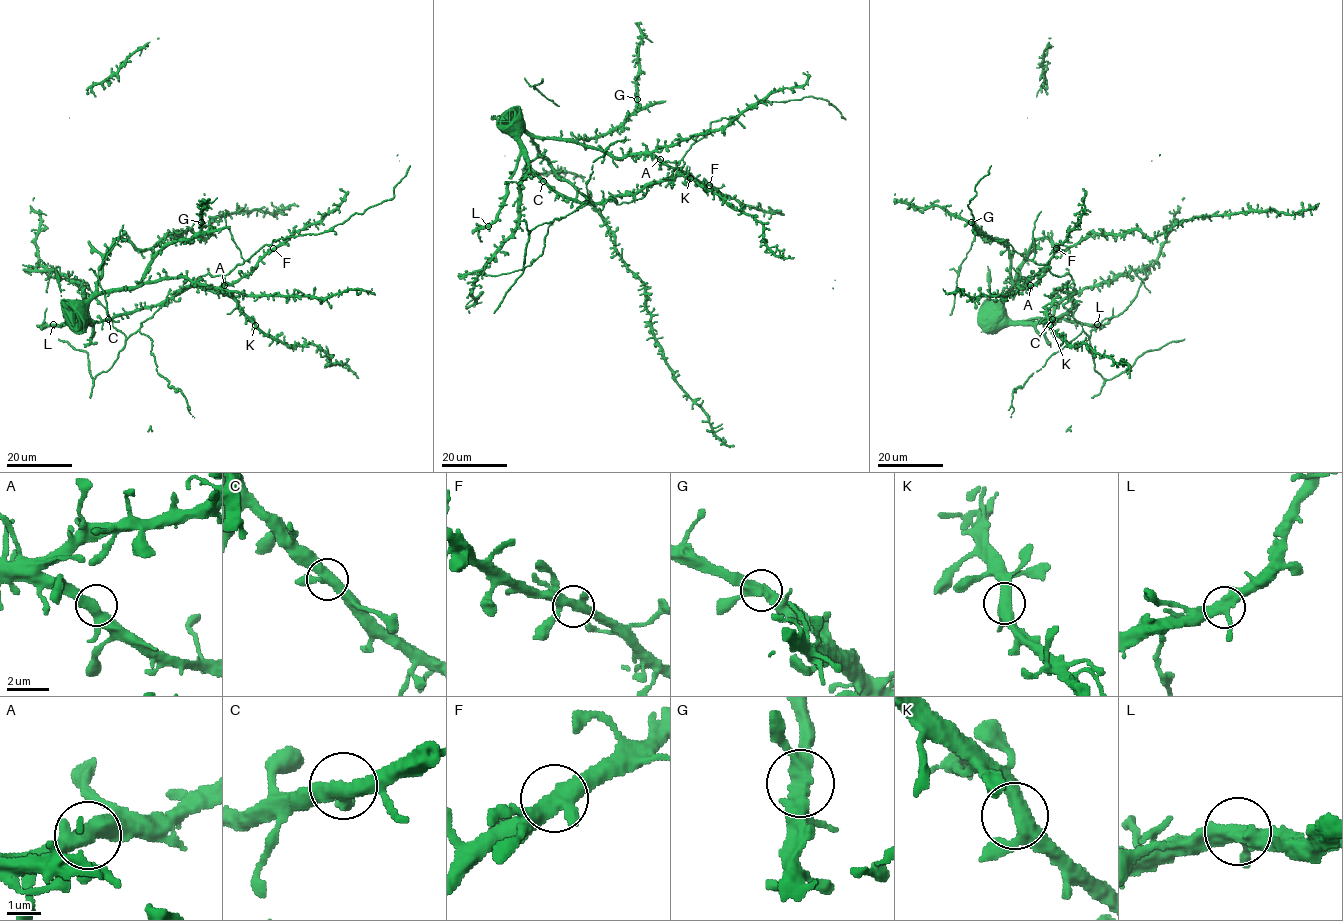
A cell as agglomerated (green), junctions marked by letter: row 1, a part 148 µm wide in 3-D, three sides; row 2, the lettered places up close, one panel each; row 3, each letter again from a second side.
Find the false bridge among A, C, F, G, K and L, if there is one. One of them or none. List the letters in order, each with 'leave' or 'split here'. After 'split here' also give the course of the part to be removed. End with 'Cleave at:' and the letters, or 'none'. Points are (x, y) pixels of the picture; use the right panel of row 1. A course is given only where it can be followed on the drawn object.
A: leave
C: leave
F: leave
G: leave
K: leave
L: leave
Cleave at: none

